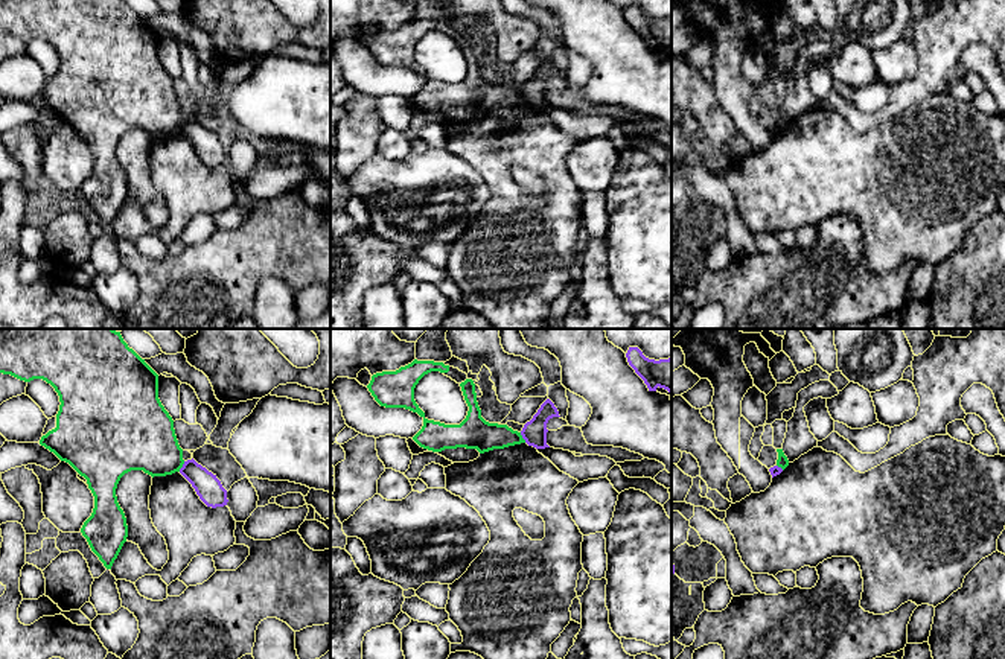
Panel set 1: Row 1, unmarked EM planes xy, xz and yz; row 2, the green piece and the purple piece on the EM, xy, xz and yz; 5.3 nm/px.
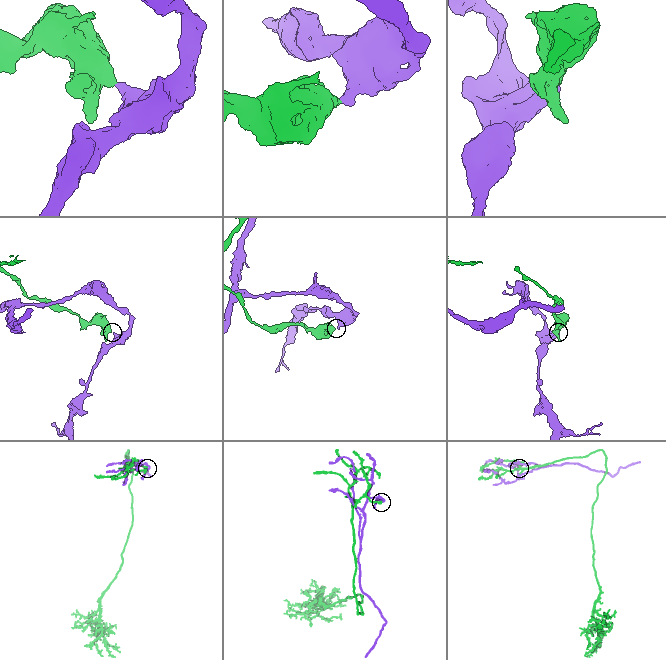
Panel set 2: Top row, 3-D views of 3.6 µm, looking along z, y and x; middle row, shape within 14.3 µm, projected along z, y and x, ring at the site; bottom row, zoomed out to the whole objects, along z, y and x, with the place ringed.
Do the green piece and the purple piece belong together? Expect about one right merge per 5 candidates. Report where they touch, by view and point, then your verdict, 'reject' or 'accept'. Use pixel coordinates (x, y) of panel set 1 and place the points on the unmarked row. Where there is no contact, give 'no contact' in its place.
meets green in xy at (181, 125); reject

